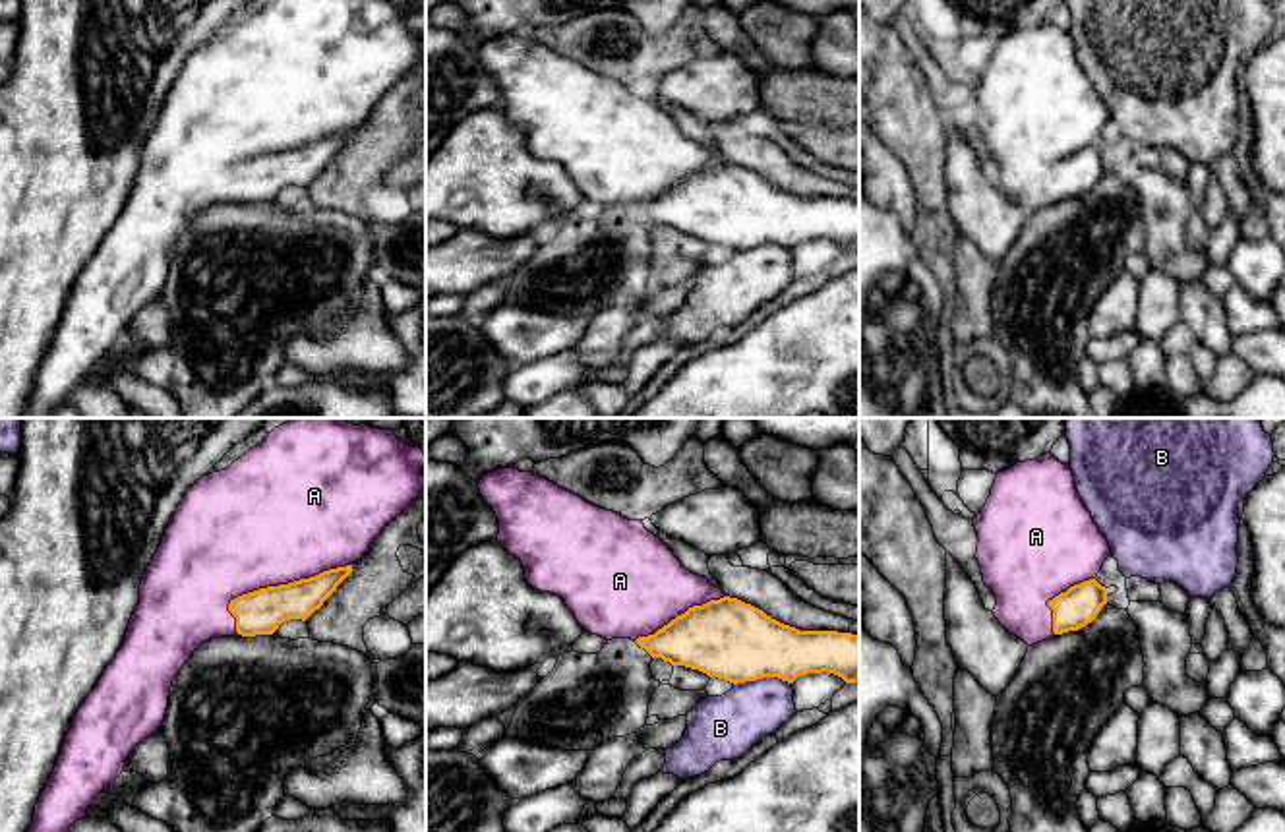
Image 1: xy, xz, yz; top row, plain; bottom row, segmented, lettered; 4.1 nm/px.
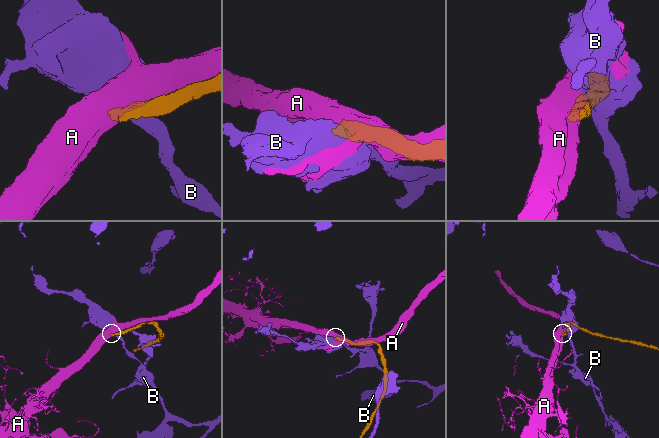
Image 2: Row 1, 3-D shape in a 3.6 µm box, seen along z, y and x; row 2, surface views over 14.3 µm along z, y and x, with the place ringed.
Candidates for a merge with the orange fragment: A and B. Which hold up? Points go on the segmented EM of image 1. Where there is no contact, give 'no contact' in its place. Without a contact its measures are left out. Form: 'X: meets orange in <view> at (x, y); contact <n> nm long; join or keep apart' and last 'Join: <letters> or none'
A: meets orange in xy at (275, 587); contact 550 nm long; join
B: meets orange in xz at (761, 678); contact 240 nm long; keep apart
Join: A

